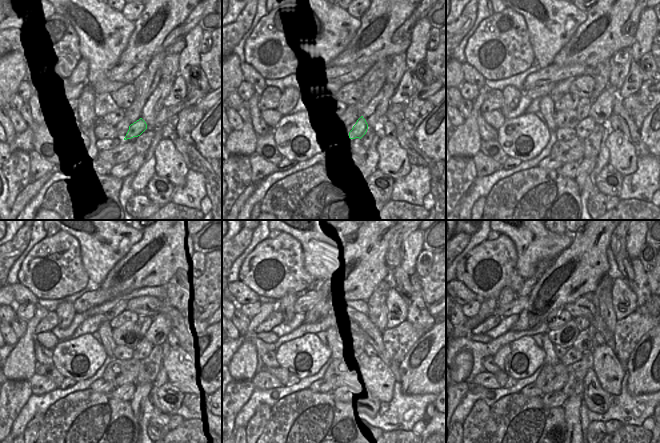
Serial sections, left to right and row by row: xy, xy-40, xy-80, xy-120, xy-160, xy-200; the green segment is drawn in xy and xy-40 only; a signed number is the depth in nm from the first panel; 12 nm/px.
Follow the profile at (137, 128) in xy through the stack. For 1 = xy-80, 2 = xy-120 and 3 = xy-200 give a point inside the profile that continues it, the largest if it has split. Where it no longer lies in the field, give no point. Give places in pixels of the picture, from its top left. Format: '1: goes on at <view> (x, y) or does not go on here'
1: goes on at xy-80 (586, 126)
2: goes on at xy-120 (143, 348)
3: goes on at xy-200 (572, 355)

